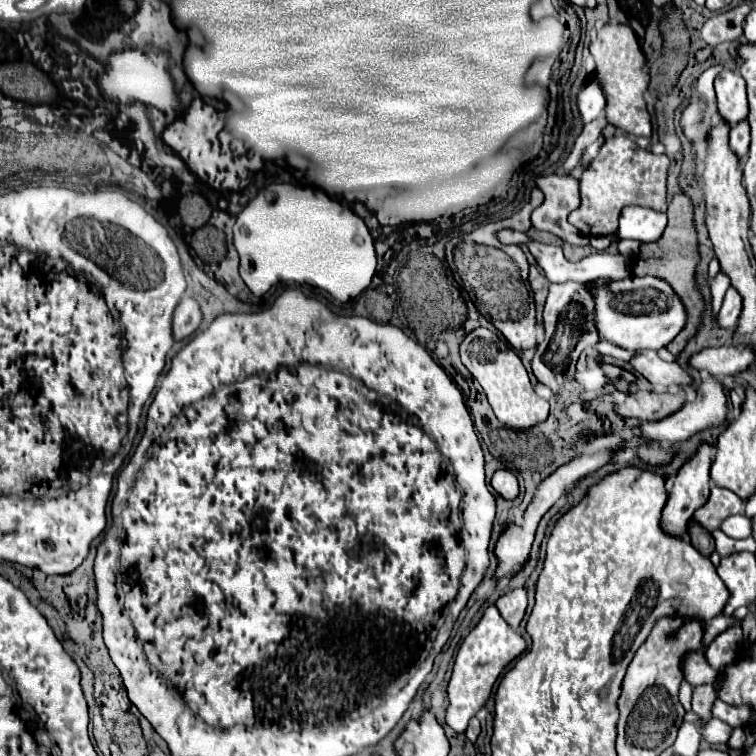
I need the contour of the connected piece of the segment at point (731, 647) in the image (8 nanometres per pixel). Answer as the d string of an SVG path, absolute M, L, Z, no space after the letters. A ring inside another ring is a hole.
M733 625L729 629L725 629L721 635L715 637L715 641L707 647L707 661L711 663L713 669L721 671L725 667L725 663L733 661L733 657L737 657L739 649L741 649L741 625Z

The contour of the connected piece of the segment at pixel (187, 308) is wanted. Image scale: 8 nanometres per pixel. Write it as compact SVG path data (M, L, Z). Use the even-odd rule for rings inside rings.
M183 297L173 313L173 337L175 341L181 341L189 337L201 323L201 311L195 299Z

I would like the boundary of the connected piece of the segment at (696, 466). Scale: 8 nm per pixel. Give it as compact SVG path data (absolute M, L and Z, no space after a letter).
M701 443L697 453L677 471L669 489L669 501L663 513L663 525L667 533L683 535L687 521L709 497L709 469L715 447Z

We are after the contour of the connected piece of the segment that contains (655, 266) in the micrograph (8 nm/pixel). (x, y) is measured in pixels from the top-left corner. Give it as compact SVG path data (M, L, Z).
M683 193L675 195L671 199L671 203L669 203L667 217L669 217L669 223L667 223L667 229L661 235L661 239L655 241L655 243L643 243L639 247L639 253L635 255L633 265L631 265L631 273L639 275L639 277L653 275L653 277L659 277L659 279L667 281L673 287L673 291L677 293L677 297L681 299L681 303L685 305L685 311L687 311L685 327L667 345L667 349L673 355L679 355L683 351L685 343L689 341L689 337L693 337L693 333L697 331L699 319L701 319L701 313L703 313L703 299L701 299L701 295L695 289L695 265L699 261L699 253L697 253L697 233L695 233L695 225L693 225L691 199L687 195L683 195Z

